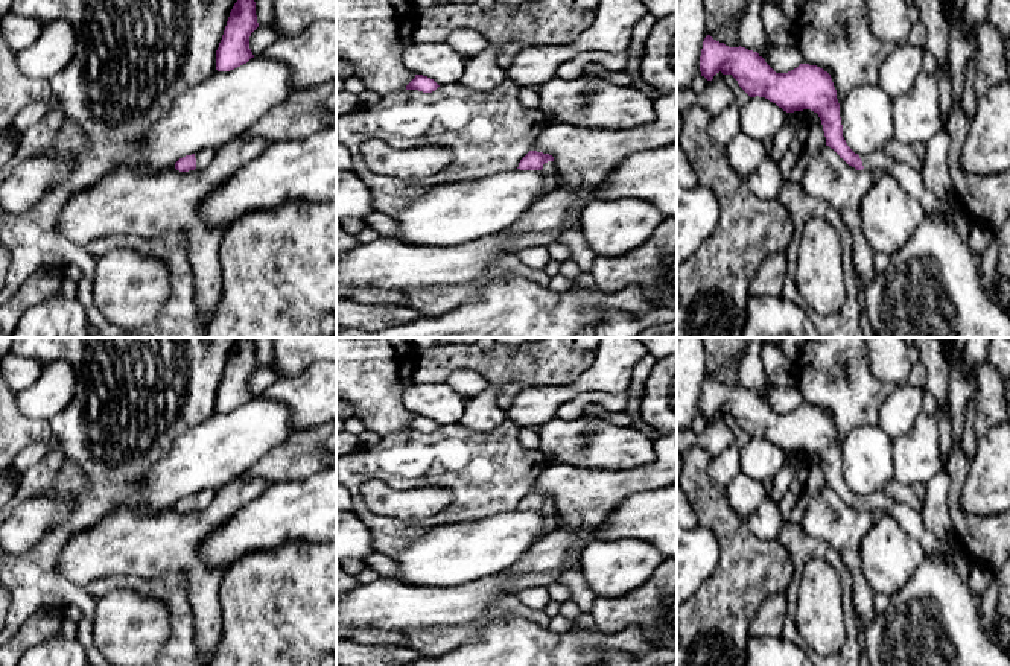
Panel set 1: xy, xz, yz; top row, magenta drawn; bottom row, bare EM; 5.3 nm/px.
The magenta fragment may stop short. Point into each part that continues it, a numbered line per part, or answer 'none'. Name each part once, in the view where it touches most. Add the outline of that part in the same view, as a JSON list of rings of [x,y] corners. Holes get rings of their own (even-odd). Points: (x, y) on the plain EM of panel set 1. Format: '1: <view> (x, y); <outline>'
1: xz (549, 525); [[[554,502],[545,503],[542,512],[546,517],[546,520],[543,523],[543,532],[542,532],[542,537],[545,537],[546,534],[551,534],[558,528],[555,519],[554,519],[554,515],[555,515]]]

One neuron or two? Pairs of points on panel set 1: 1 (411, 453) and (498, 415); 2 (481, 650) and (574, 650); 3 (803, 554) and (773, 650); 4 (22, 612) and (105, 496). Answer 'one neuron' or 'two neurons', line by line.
1: two neurons
2: one neuron
3: two neurons
4: one neuron

